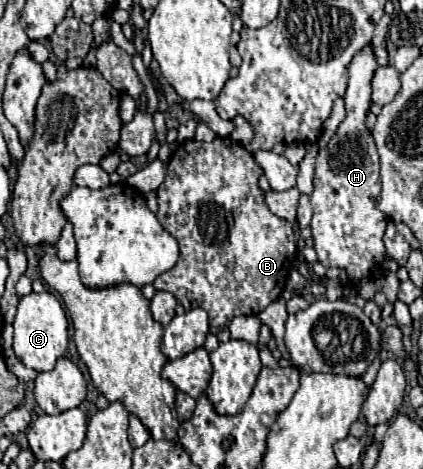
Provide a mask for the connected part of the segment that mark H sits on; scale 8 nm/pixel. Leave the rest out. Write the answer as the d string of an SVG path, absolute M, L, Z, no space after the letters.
M368 43L352 59L348 71L346 119L340 123L336 135L330 139L328 147L316 157L314 193L312 203L312 237L318 261L324 267L340 267L348 273L354 285L362 277L374 277L376 269L384 259L382 235L386 229L386 215L378 209L380 201L380 175L378 175L378 153L372 135L368 133L364 119L370 107L372 77L378 69L378 57L374 45Z

